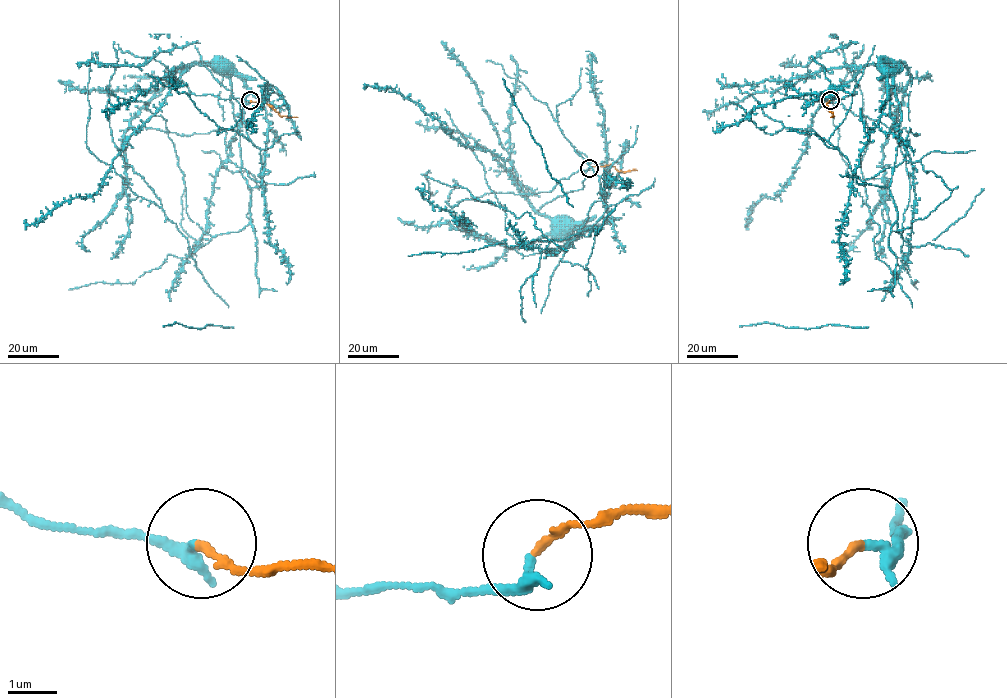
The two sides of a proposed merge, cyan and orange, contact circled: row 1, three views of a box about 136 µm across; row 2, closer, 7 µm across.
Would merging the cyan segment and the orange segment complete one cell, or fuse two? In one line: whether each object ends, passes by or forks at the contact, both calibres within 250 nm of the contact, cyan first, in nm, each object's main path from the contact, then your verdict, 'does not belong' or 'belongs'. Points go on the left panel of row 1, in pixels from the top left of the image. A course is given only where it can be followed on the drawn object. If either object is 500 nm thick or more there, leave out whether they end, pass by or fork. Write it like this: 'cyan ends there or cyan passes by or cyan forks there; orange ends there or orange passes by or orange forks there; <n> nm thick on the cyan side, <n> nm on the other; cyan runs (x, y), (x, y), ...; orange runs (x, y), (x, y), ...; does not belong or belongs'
cyan ends there; orange ends there; 280 nm thick on the cyan side, 150 nm on the other; cyan runs (250, 100), (195, 95), (180, 78), (193, 65), (224, 62), (225, 65); orange runs (250, 100), (267, 104), (280, 115), (298, 117); belongs

